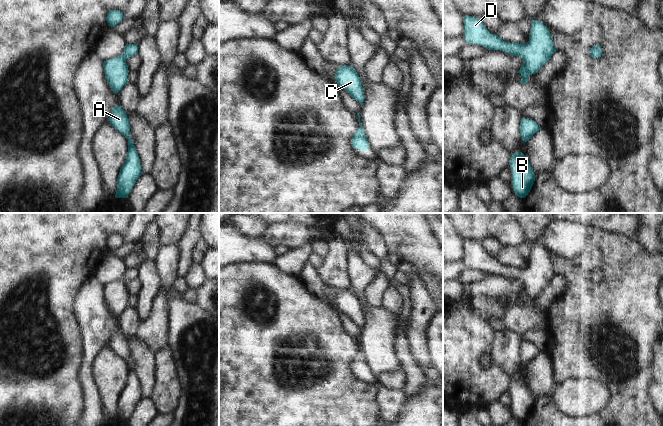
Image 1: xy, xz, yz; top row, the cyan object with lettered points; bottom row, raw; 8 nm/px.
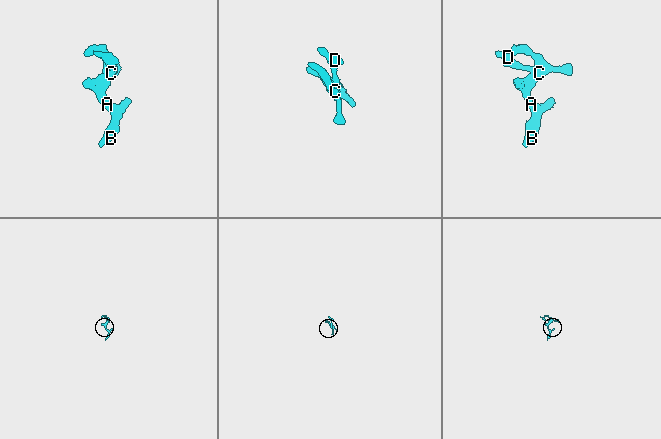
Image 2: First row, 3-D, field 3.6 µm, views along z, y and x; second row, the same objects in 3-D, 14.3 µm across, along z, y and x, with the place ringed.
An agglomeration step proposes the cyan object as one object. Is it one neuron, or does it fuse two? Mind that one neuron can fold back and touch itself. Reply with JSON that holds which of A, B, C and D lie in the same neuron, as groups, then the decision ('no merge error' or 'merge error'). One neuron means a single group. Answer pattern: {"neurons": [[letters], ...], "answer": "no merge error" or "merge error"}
{"neurons": [["A", "B", "C", "D"]], "answer": "no merge error"}

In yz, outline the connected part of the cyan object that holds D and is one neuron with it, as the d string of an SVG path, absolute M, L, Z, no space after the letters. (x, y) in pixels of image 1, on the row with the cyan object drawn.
M464 16L463 23L463 38L467 44L478 44L488 50L500 50L522 58L523 64L517 73L522 75L520 83L523 84L527 84L529 75L537 73L557 51L548 28L534 19L526 44L503 41L498 35L490 33L479 18Z

